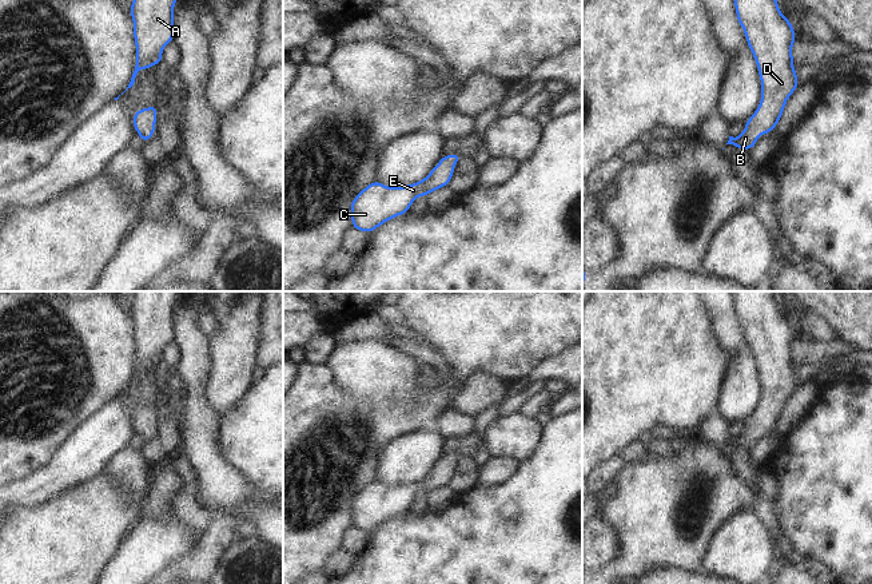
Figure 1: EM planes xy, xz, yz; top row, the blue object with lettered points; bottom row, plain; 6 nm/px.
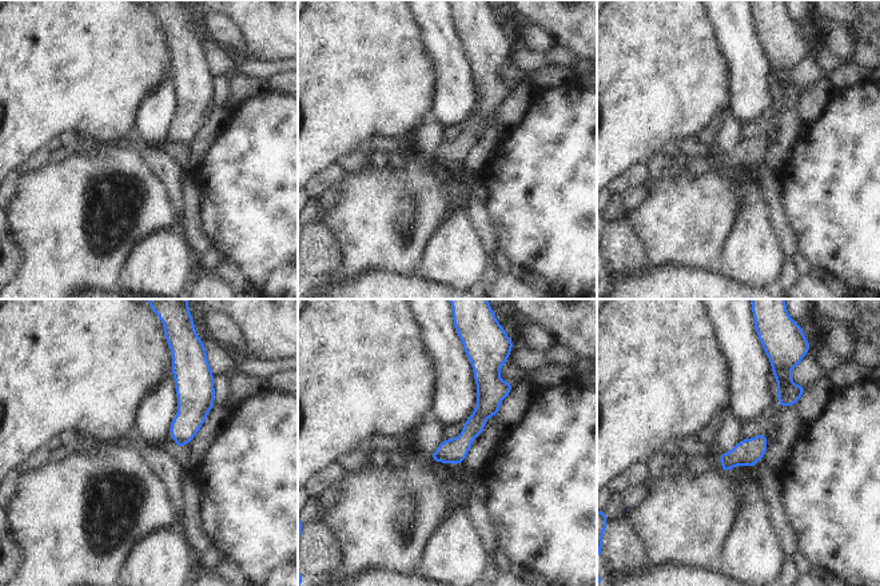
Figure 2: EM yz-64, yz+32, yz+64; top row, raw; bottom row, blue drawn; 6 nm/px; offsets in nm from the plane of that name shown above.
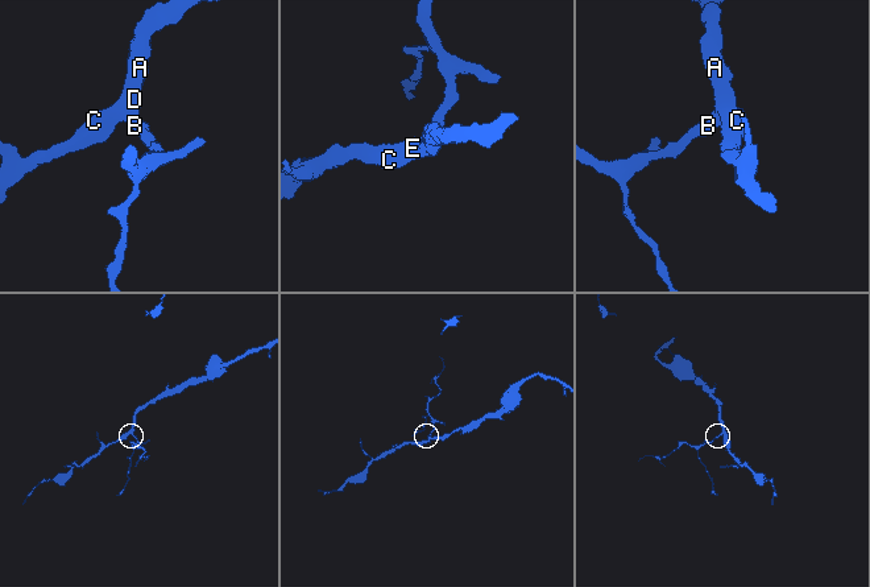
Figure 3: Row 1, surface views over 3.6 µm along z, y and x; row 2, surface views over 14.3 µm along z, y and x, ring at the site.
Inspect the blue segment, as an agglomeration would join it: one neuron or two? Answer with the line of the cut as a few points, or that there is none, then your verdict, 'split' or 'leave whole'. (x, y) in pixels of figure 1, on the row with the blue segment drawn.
no cut | leave whole

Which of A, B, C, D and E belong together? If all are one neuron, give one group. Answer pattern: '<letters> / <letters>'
A B C D E

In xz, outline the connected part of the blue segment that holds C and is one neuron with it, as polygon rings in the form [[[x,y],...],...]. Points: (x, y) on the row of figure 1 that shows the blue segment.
[[[443,155],[423,180],[403,187],[387,187],[374,180],[366,186],[351,202],[351,225],[358,231],[373,233],[382,223],[407,214],[418,196],[446,187],[454,176],[454,166],[462,155]]]

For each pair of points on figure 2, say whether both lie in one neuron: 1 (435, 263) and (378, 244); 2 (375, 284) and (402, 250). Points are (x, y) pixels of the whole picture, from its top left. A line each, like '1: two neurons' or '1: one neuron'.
1: two neurons
2: two neurons

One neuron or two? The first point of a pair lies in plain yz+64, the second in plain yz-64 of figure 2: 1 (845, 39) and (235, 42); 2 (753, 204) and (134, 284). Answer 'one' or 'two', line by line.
1: one
2: one

